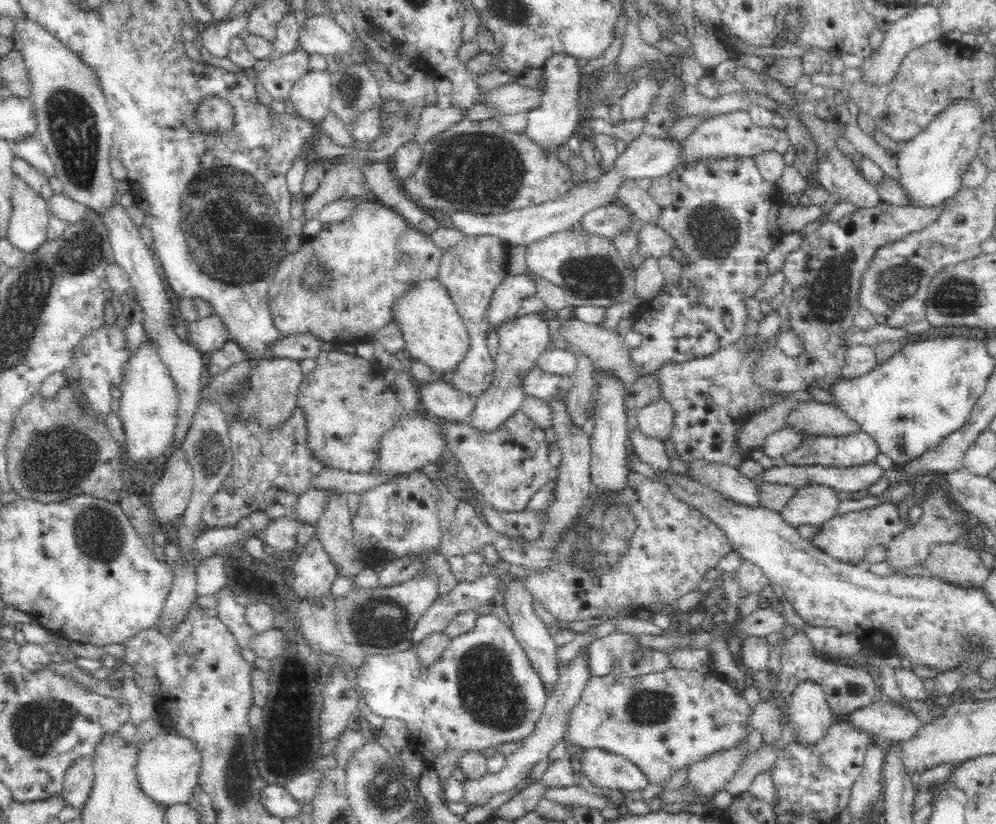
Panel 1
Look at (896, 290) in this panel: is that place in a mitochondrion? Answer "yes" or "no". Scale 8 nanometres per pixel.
yes

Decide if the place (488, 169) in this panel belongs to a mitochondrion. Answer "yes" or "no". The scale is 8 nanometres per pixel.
yes

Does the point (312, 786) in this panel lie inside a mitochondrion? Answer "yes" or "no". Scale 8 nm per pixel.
no

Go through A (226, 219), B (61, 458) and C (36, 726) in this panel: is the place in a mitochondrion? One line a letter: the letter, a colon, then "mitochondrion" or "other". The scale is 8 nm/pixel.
A: mitochondrion
B: mitochondrion
C: mitochondrion

